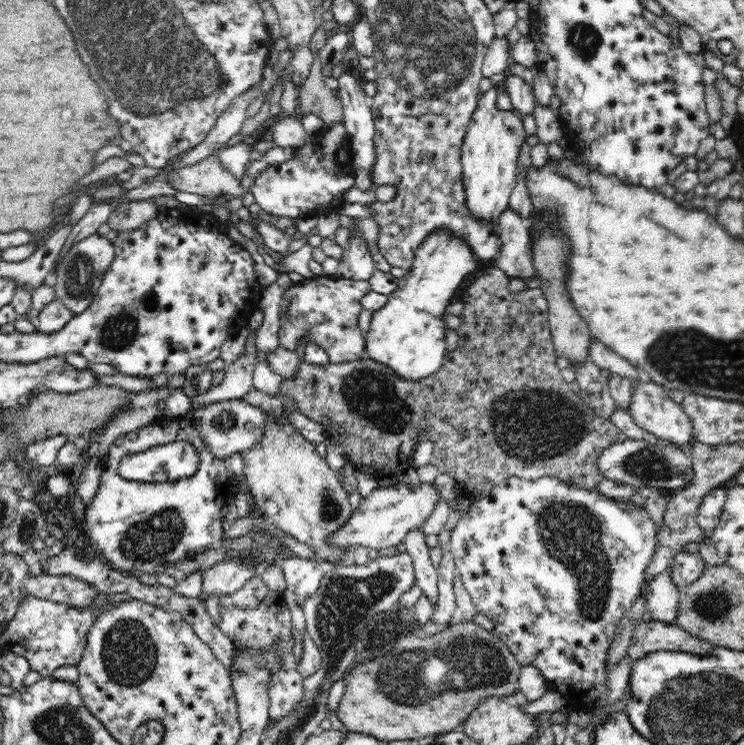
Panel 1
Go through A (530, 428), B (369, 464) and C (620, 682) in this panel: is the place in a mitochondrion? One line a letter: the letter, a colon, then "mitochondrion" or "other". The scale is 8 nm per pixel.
A: mitochondrion
B: other
C: other

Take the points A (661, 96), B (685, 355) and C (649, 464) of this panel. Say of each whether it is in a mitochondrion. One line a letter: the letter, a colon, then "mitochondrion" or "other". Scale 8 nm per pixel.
A: other
B: mitochondrion
C: mitochondrion

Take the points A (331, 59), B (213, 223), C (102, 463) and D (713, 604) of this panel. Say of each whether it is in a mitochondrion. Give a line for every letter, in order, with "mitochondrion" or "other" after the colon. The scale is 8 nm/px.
A: other
B: other
C: other
D: mitochondrion

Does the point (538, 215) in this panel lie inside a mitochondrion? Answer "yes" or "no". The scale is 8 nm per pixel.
no

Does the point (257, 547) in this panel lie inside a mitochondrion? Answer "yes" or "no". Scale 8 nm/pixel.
yes

